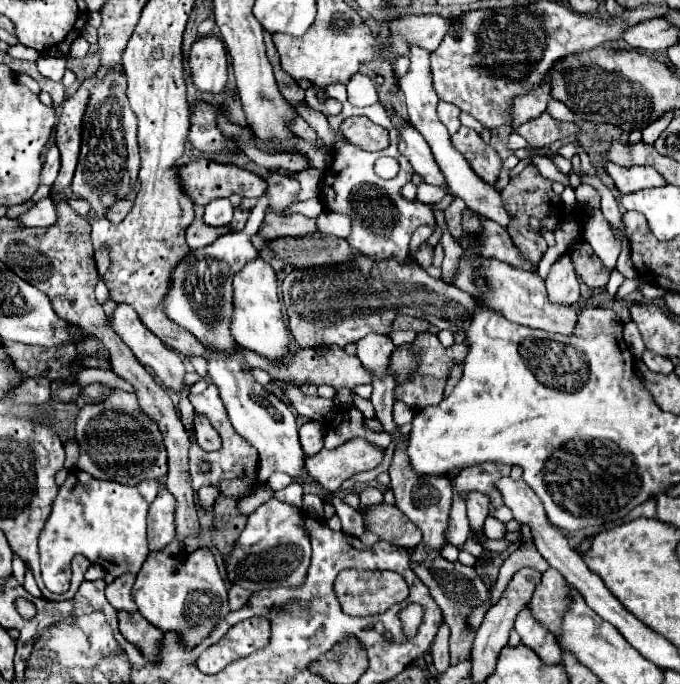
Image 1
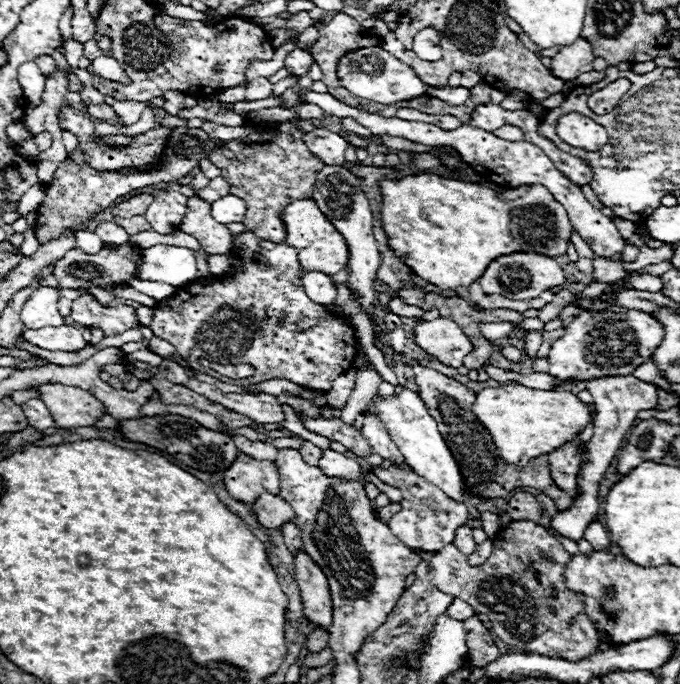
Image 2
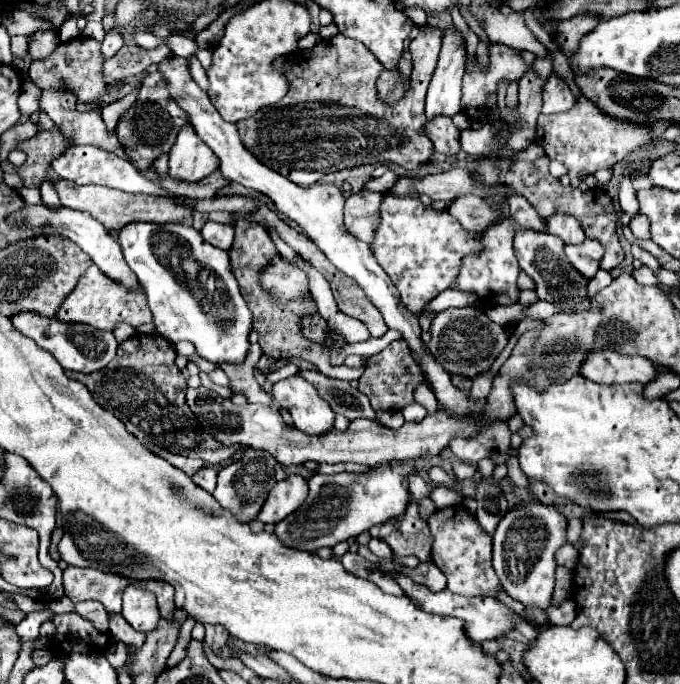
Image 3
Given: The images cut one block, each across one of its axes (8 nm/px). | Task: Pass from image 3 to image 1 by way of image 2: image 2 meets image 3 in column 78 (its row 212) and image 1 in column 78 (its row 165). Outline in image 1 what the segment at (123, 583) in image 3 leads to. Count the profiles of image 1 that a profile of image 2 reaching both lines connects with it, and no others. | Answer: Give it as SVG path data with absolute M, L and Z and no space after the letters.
M72 470L66 482L60 486L60 492L54 500L52 514L40 534L40 566L42 566L42 580L46 588L54 594L64 594L70 586L70 560L76 554L84 554L92 564L102 566L112 576L120 576L124 572L138 574L146 556L148 556L148 540L146 540L146 514L148 504L138 494L136 488L124 486L118 482L96 480L88 476L88 472Z

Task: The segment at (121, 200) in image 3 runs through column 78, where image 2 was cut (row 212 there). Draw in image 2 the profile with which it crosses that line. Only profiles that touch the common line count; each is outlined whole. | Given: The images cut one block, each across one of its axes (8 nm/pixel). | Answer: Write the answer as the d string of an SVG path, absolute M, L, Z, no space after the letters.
M200 196L188 198L186 214L178 230L200 240L208 254L228 254L232 248L232 234L224 224L218 224L210 216L210 204Z

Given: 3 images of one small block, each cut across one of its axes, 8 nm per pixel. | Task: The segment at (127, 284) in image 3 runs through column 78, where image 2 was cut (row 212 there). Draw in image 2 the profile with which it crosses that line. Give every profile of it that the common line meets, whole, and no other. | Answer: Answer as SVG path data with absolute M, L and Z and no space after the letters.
M228 194L216 202L212 202L212 218L220 220L220 224L230 222L242 222L246 216L246 204L244 200Z

